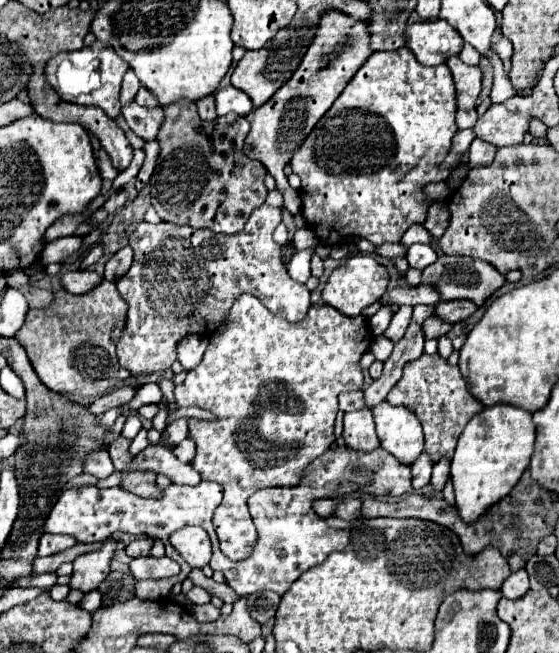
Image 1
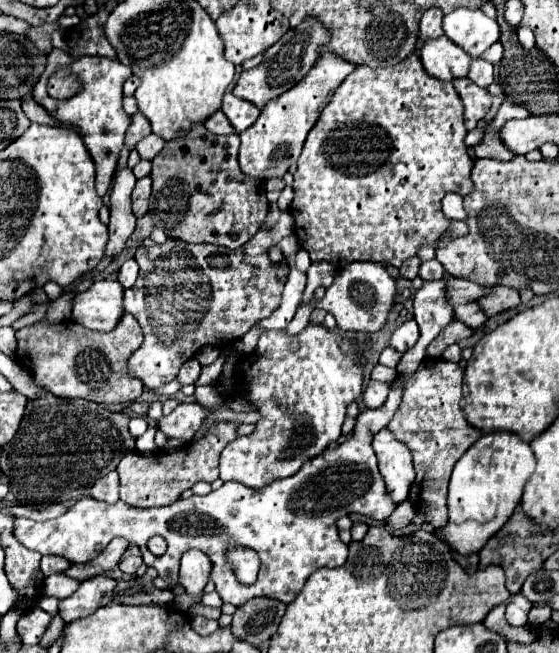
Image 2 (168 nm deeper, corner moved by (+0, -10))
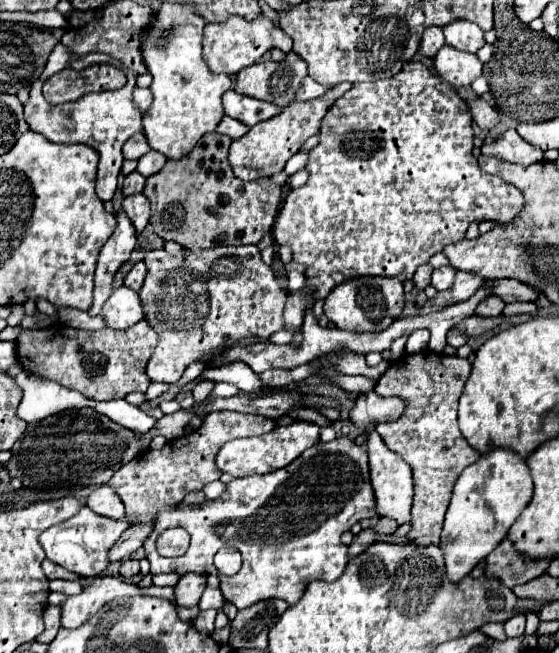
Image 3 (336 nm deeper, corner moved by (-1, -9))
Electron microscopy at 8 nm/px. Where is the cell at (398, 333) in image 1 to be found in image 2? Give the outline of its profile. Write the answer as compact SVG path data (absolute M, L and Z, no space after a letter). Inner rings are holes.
M411 318L411 320L405 320L389 338L389 346L395 348L397 352L405 352L409 350L419 338L419 326L417 322Z

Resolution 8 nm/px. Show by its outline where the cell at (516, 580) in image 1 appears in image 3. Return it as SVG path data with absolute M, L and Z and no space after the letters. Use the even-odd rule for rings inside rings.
M516 615L512 619L508 619L504 623L504 631L508 637L522 637L524 635L524 623L526 623L526 617L524 615Z

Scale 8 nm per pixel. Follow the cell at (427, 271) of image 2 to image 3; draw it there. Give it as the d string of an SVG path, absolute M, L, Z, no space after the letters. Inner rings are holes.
M454 267L434 269L434 273L432 273L432 287L434 287L436 291L448 291L450 285L454 283L454 273L456 273Z

